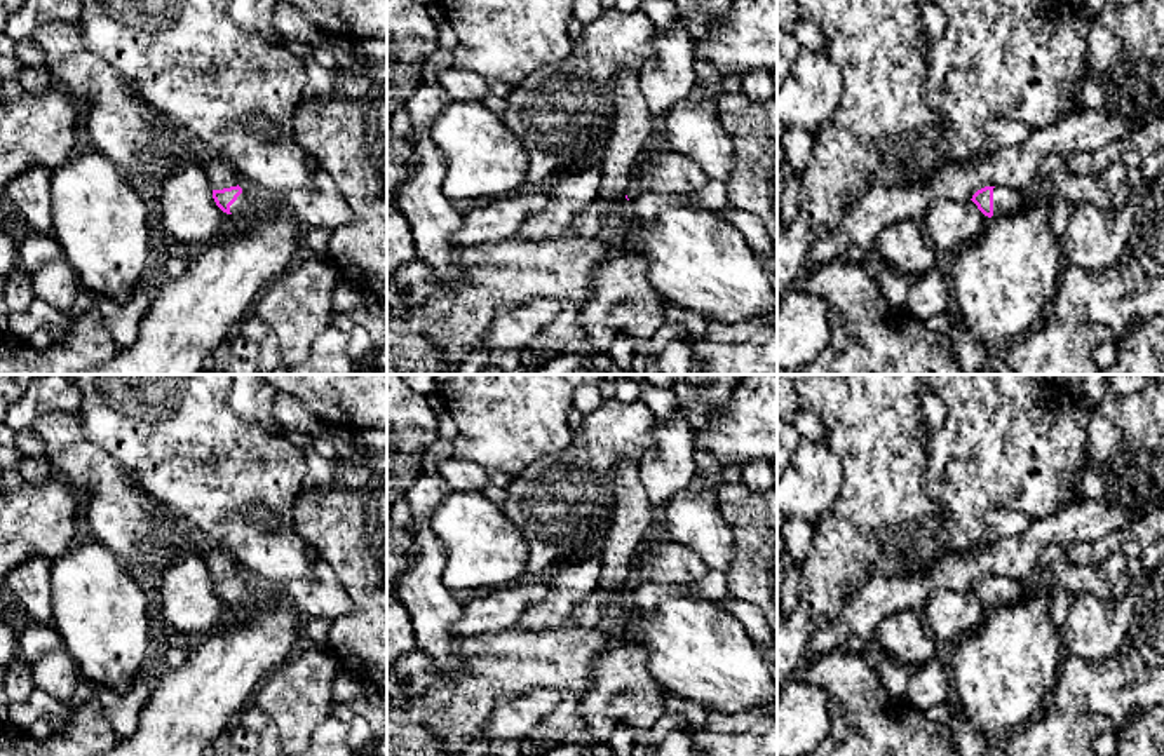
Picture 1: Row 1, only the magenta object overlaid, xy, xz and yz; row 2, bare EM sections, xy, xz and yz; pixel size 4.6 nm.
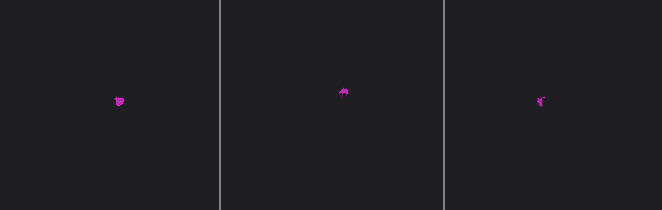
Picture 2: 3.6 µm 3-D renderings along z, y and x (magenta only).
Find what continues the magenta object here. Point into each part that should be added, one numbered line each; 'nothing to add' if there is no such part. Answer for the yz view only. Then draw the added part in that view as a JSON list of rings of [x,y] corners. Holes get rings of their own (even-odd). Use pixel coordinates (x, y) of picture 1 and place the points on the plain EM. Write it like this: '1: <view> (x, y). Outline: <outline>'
1: yz (1006, 591). Outline: [[[995,577],[993,578],[993,608],[1016,603],[1026,597],[1032,591],[1032,584],[1016,582],[1009,577]]]

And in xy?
1: xy (243, 600). Outline: [[[242,582],[237,591],[230,596],[232,606],[249,617],[254,613],[254,610],[265,601],[267,597],[256,596],[246,582]]]

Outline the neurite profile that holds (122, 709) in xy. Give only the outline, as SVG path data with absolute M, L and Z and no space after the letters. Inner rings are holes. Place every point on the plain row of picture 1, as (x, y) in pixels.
M138 676L125 693L98 690L103 716L117 737L127 737L138 728L139 712L152 693L152 685L152 681Z

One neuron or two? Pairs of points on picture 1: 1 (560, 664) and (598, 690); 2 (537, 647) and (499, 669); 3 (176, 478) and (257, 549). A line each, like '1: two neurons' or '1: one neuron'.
1: two neurons
2: one neuron
3: one neuron

